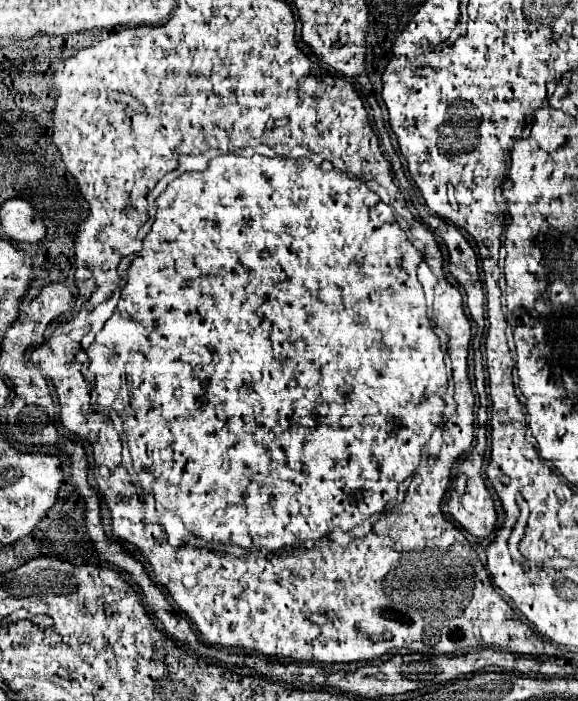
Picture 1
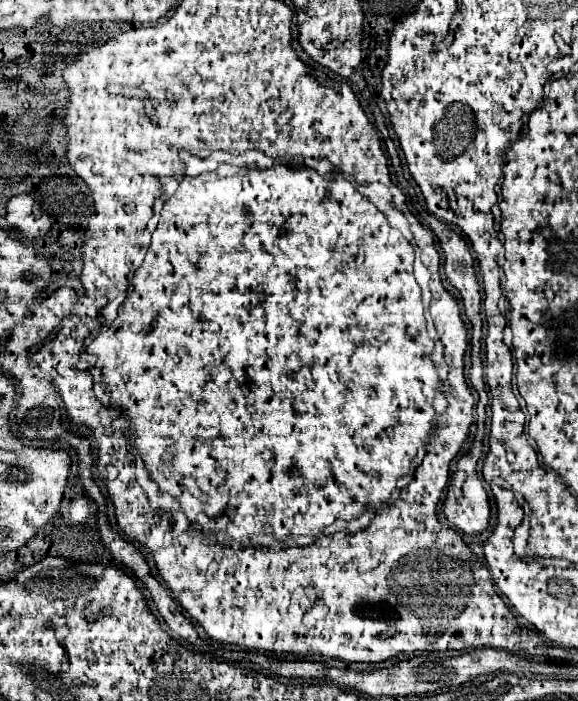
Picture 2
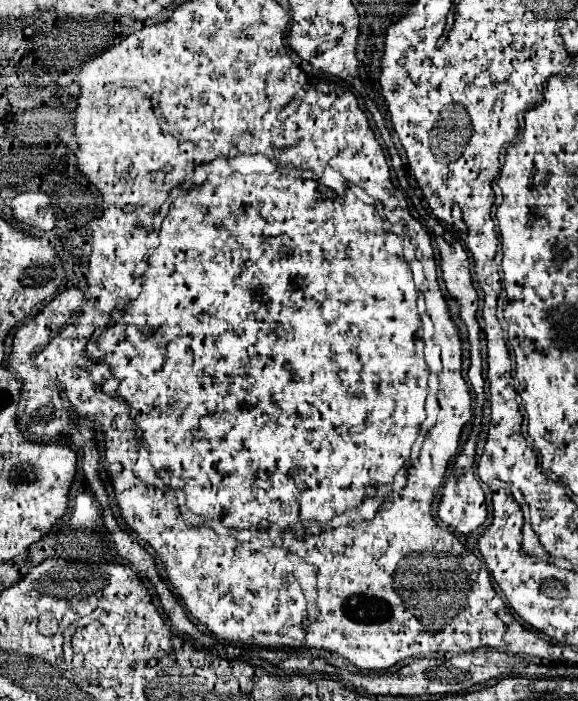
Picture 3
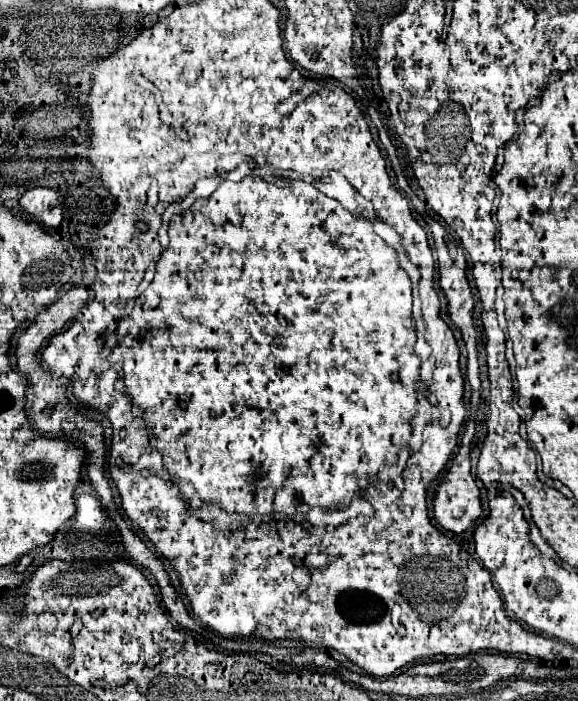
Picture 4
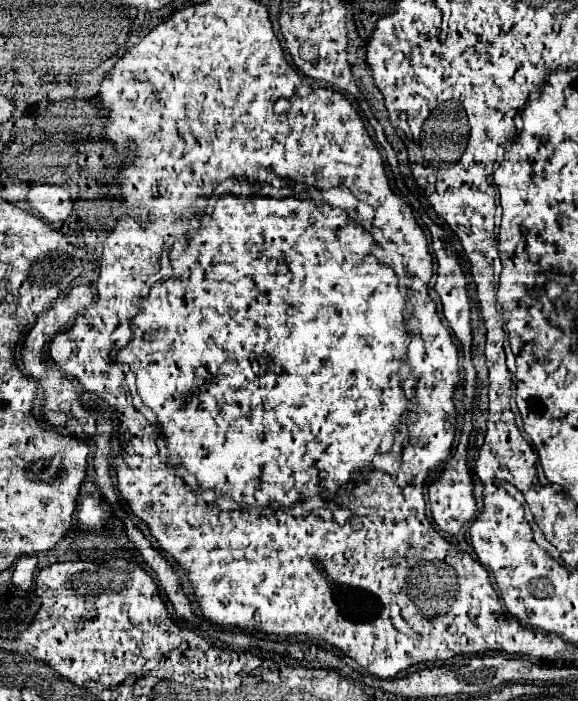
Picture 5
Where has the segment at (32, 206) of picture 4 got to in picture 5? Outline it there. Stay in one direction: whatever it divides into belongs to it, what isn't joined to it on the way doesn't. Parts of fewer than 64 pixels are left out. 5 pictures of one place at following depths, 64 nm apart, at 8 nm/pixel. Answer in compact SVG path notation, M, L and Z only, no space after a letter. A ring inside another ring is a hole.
M40 184L28 192L28 204L34 214L46 222L64 222L72 212L72 196L64 186Z

